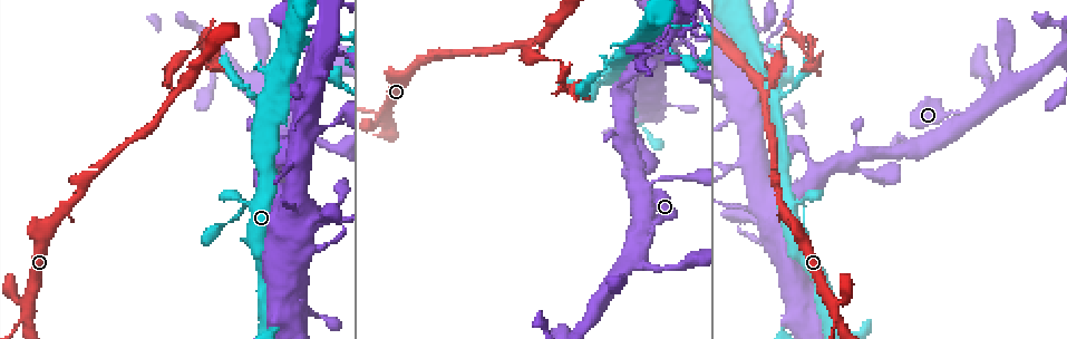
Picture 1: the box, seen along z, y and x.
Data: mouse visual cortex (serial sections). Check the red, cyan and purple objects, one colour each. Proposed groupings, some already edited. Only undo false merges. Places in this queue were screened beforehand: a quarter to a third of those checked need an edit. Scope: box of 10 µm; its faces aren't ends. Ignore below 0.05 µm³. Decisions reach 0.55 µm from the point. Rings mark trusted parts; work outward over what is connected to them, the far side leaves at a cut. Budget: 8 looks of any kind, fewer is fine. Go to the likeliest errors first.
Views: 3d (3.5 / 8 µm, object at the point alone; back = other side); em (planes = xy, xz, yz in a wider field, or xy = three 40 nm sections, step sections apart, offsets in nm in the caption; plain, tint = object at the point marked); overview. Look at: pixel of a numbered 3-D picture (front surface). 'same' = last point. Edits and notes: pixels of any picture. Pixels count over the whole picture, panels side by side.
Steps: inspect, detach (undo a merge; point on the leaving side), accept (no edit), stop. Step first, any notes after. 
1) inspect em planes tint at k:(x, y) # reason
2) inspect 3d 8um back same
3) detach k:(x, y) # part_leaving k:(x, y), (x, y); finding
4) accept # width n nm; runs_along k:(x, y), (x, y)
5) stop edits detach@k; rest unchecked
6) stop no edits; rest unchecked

inspect 3d 3.5um at 1:(527, 45) # three arms meet

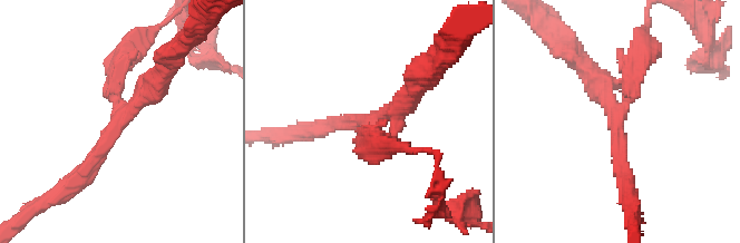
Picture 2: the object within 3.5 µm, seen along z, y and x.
inspect em planes tint at 2:(122, 114) # arms 3; arm_widths 200, 200, 300 nm

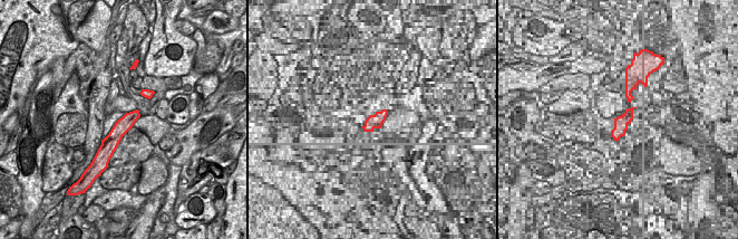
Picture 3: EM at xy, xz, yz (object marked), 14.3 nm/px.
detach 2:(634, 61) # part_leaving 2:(629, 97), (645, 28); two cells meet here

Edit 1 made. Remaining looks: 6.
inspect 3d 8um at 1:(967, 119) # thin neck

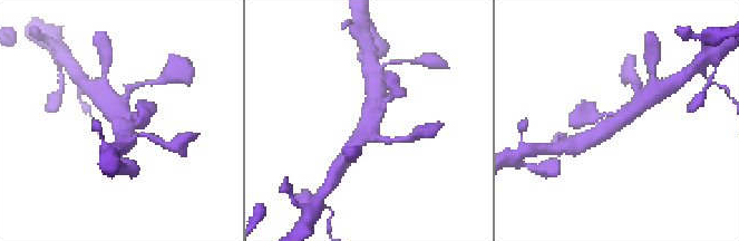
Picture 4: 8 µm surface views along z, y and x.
inspect em xy step 1 tint same # arms 4; arm_widths 150, 350, 500, 500 nm; now the EM

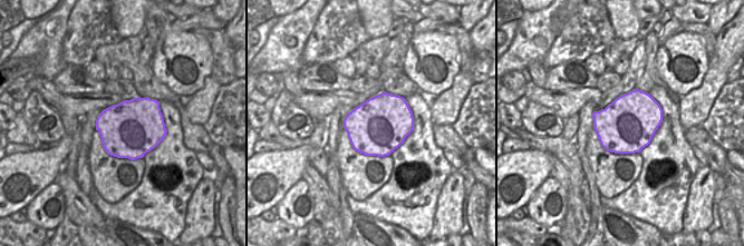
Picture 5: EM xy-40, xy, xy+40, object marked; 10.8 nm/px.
accept # width 600 nm; all the same cell

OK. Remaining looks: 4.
inspect 3d 3.5um back at 1:(810, 197) # abrupt turn

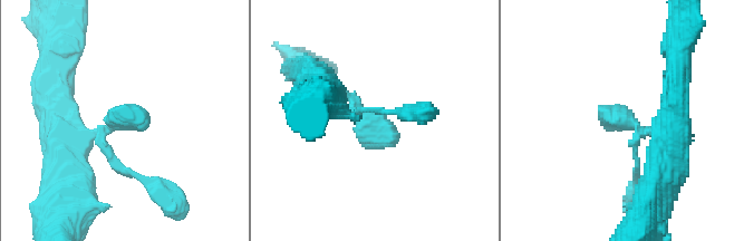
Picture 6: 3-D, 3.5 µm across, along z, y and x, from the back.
inspect em xy step 5 tint at 6:(119, 124) # arm_widths 100, 300 nm

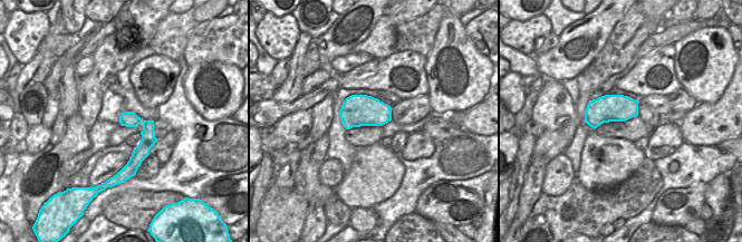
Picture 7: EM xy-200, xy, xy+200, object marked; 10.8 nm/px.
inspect em xy step 1 tint same

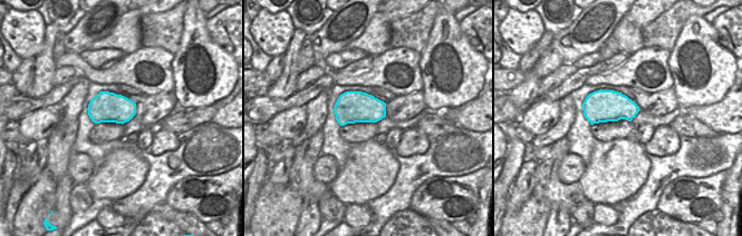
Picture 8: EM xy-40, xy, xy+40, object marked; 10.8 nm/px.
accept # continuous, no second cell

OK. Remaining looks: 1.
stop edits detach@2; rest unchecked

